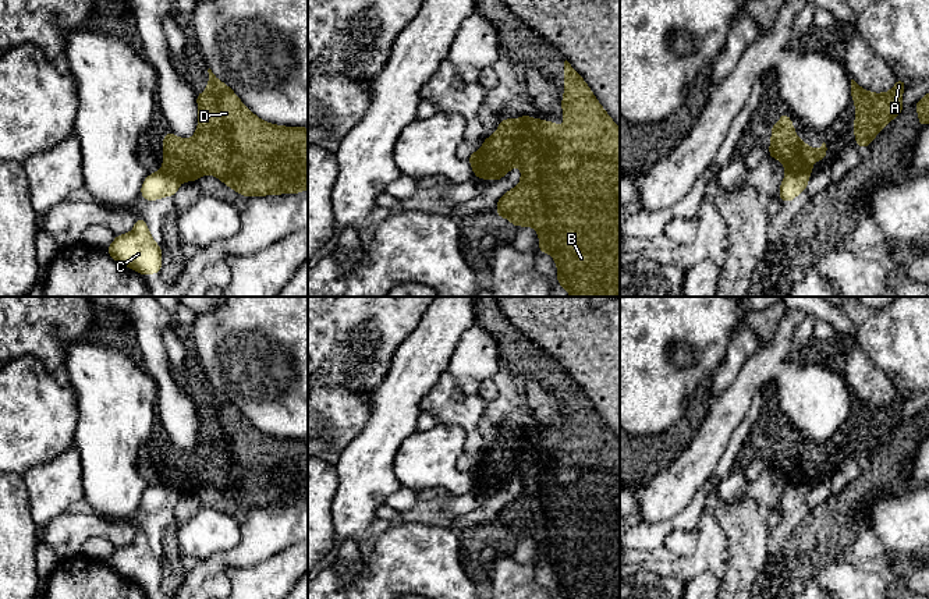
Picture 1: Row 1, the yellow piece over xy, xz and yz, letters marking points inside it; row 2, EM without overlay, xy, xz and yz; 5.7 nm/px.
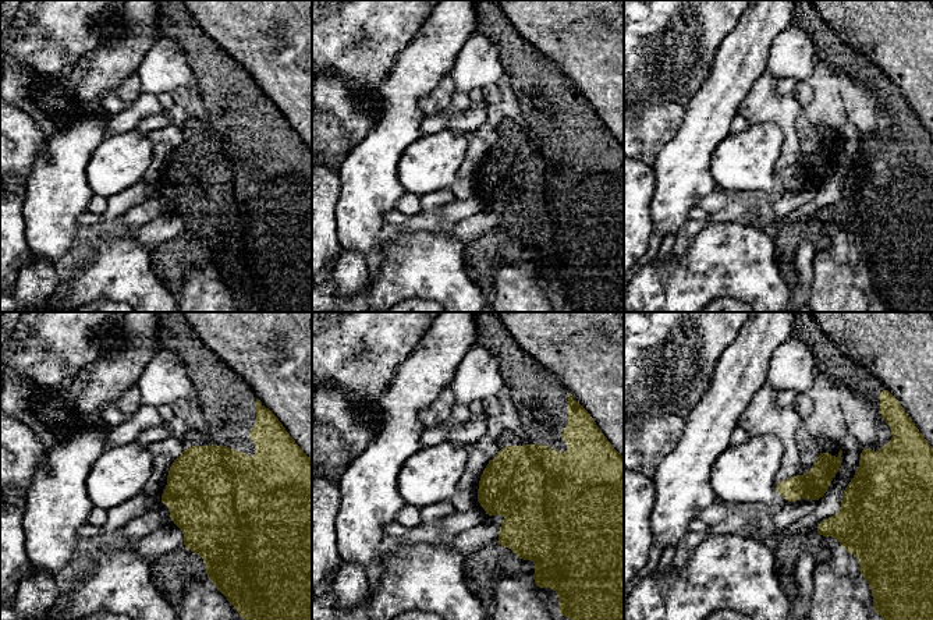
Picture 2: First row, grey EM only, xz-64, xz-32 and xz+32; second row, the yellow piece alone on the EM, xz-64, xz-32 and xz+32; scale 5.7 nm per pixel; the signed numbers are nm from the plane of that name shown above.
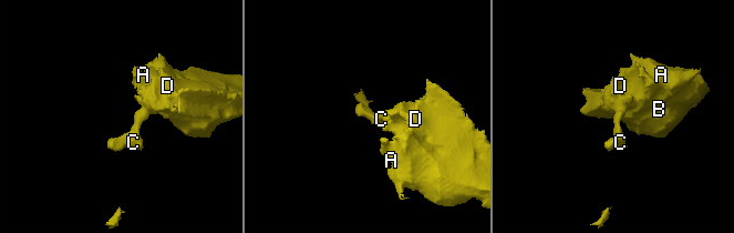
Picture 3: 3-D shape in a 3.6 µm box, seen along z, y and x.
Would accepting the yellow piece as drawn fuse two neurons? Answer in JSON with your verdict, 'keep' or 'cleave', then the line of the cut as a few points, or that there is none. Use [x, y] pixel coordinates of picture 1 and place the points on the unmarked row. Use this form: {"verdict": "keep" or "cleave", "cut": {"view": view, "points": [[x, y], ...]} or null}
{"verdict": "cleave", "cut": {"view": "yz", "points": [[787, 482], [809, 485]]}}

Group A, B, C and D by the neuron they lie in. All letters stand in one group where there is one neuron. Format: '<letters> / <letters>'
A B D / C

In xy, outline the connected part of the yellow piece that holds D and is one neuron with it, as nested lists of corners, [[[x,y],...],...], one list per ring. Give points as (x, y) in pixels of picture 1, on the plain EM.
[[[208,384],[208,401],[196,405],[196,444],[191,451],[164,446],[163,483],[180,493],[213,486],[248,510],[308,501],[308,440],[262,433]]]

